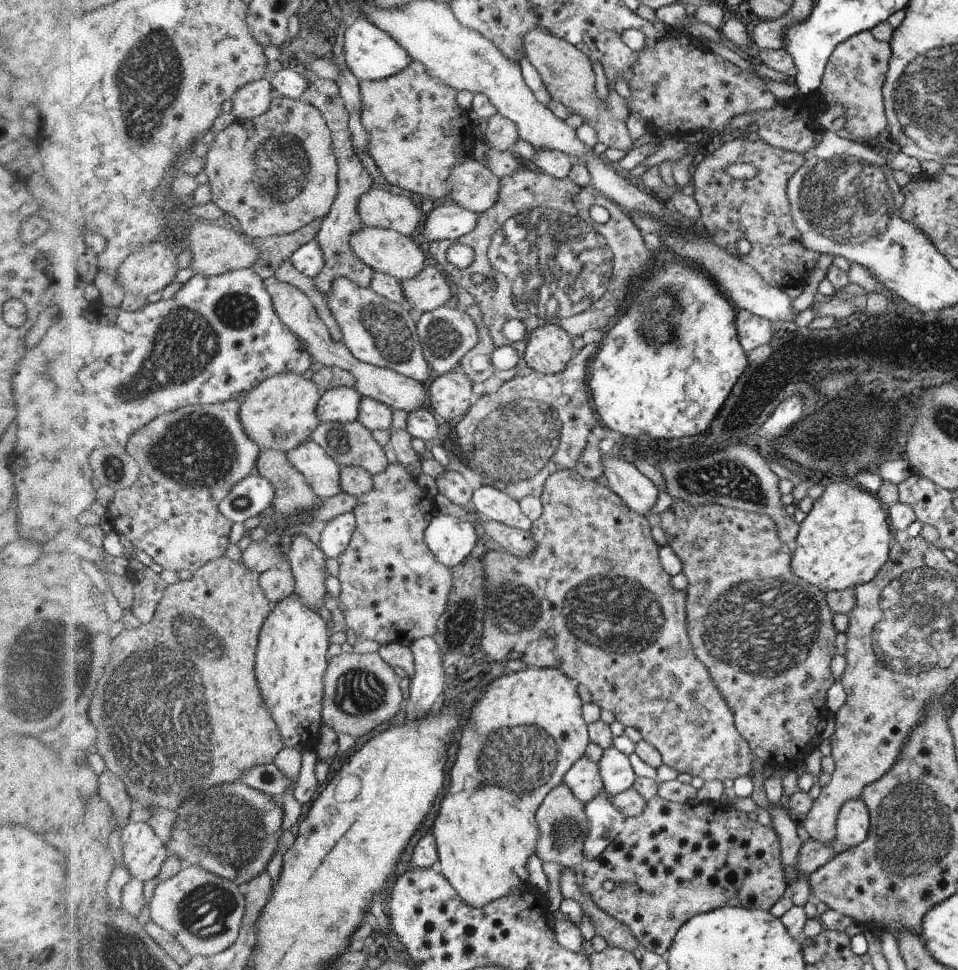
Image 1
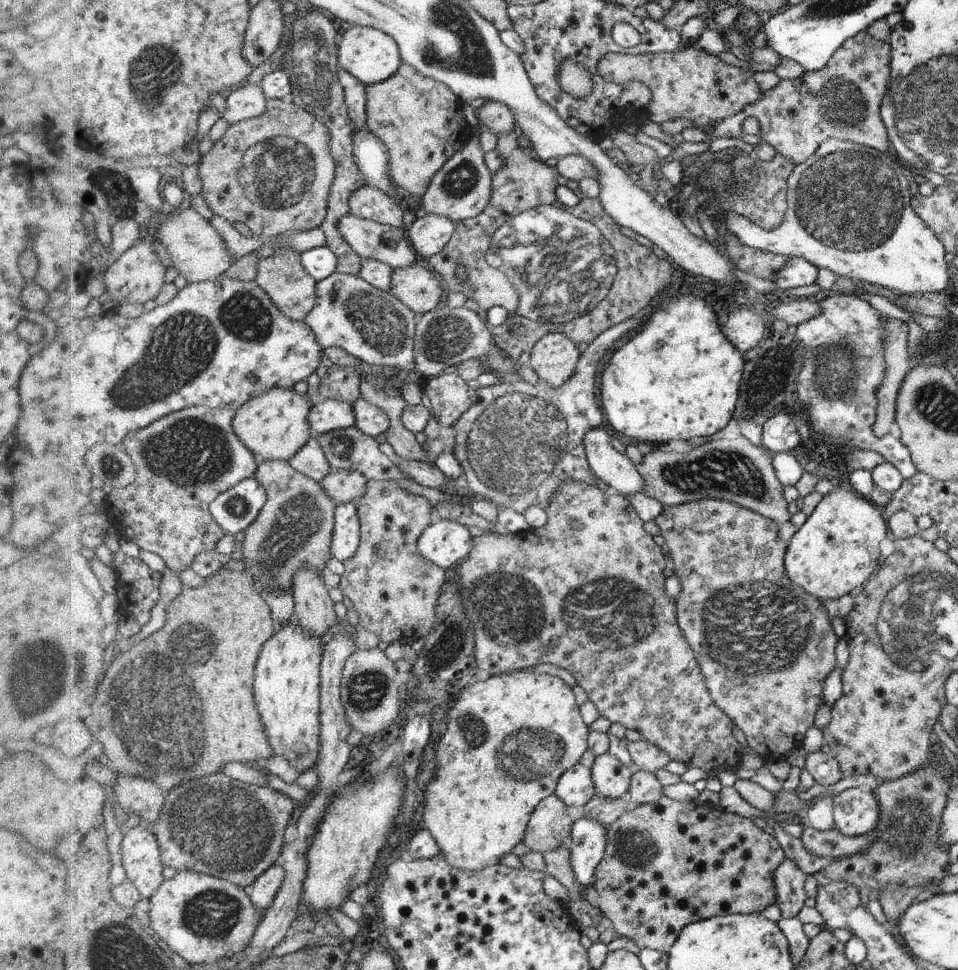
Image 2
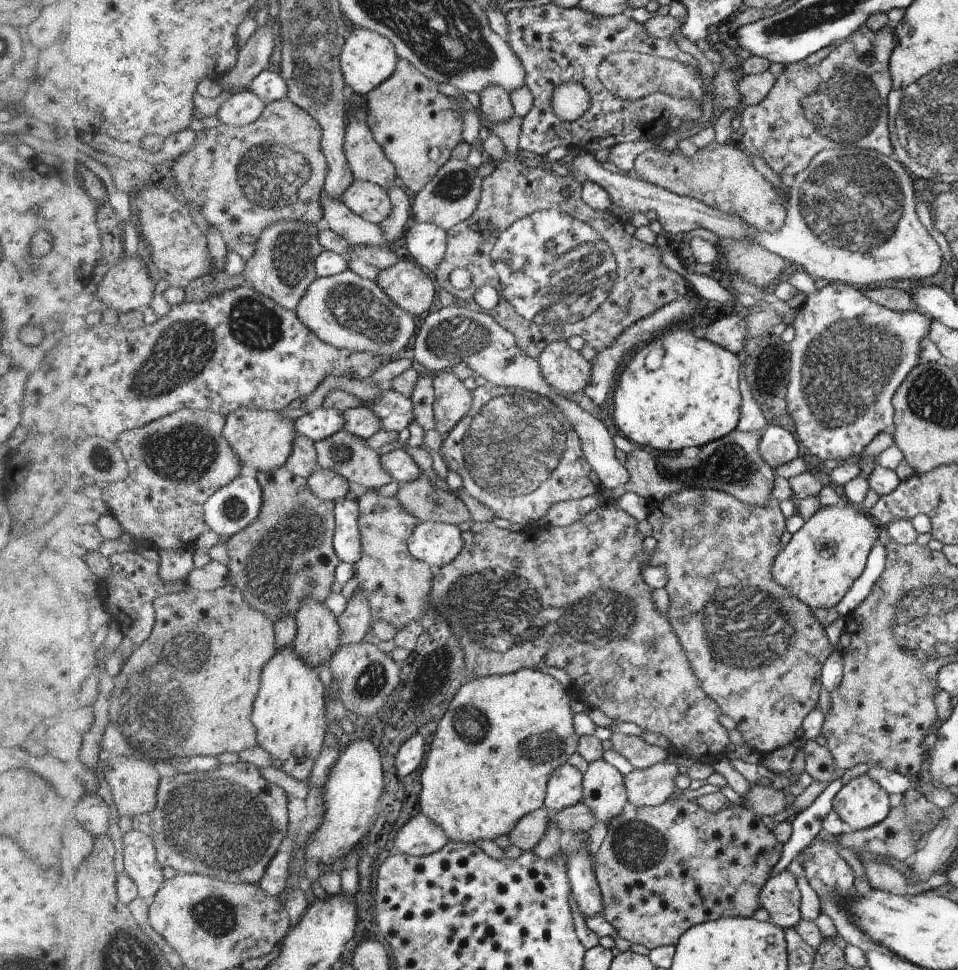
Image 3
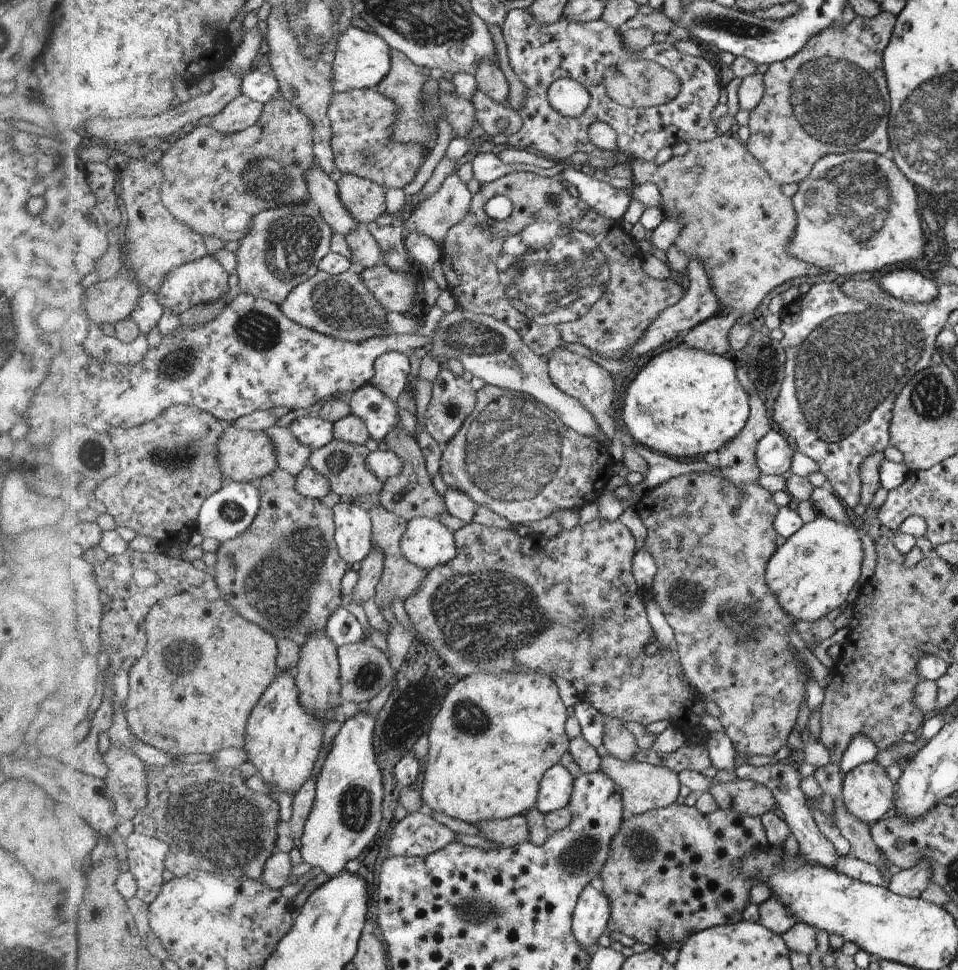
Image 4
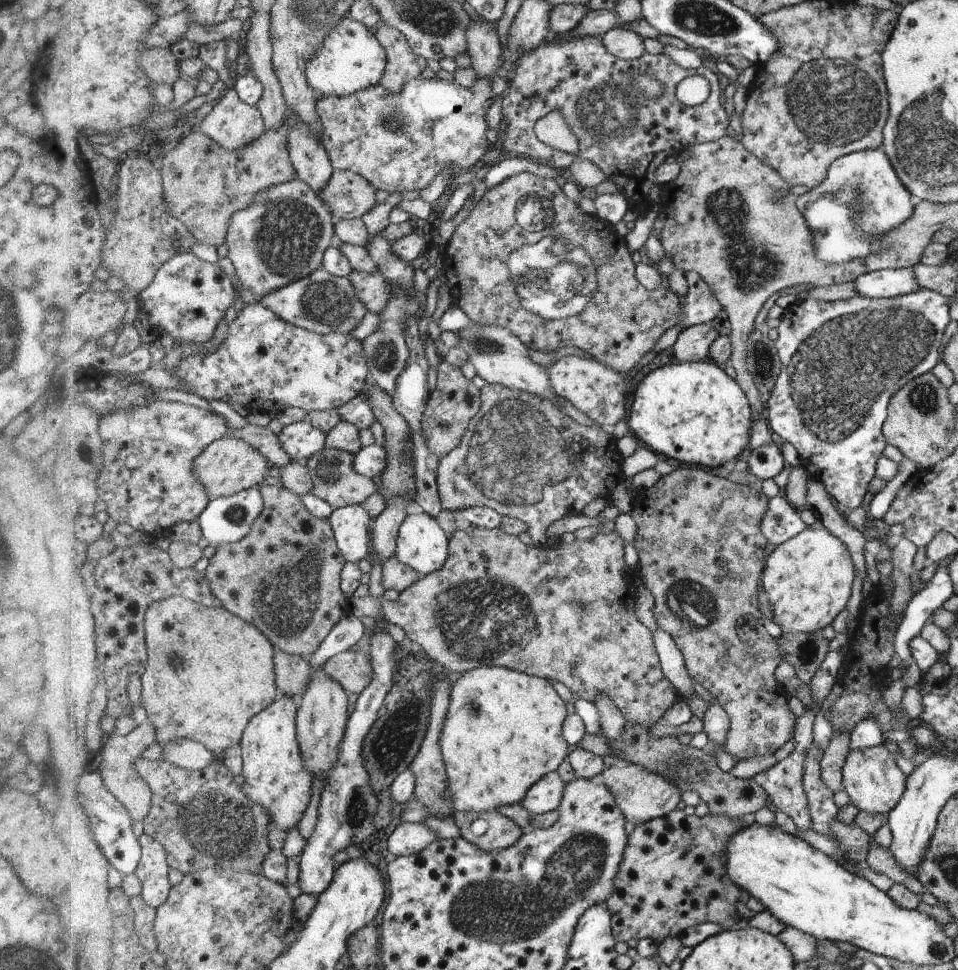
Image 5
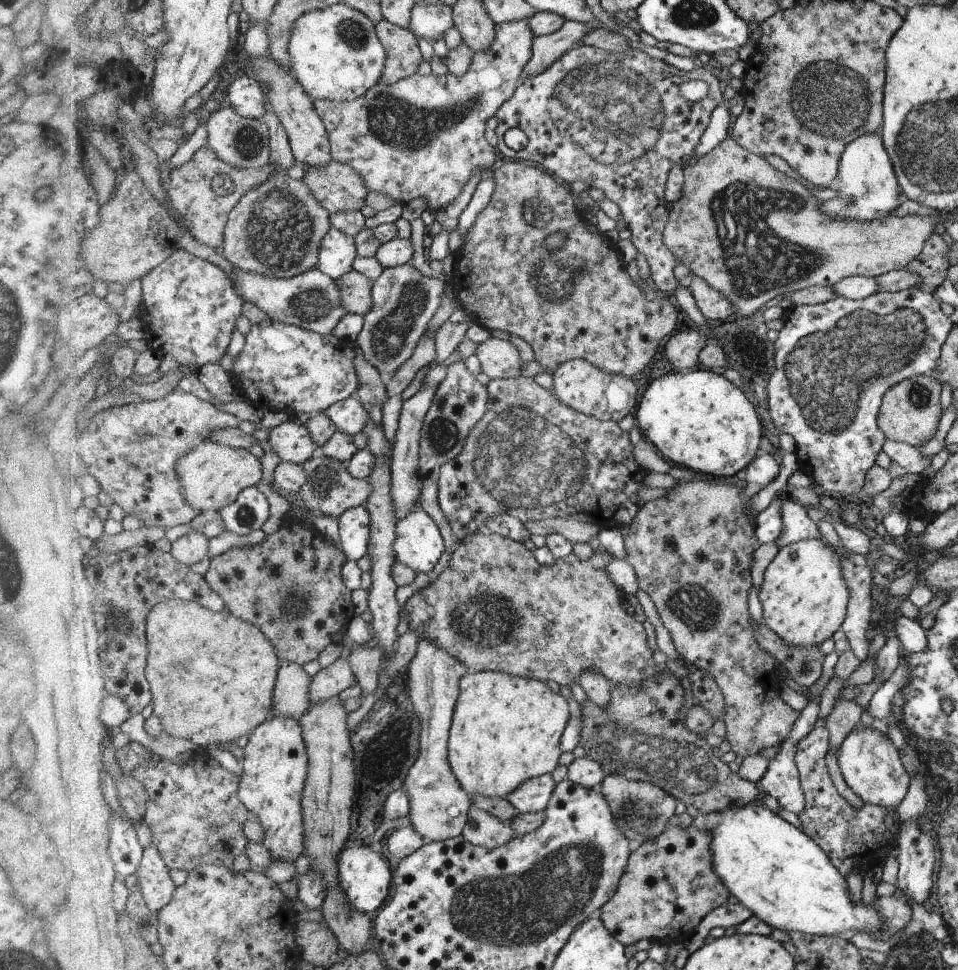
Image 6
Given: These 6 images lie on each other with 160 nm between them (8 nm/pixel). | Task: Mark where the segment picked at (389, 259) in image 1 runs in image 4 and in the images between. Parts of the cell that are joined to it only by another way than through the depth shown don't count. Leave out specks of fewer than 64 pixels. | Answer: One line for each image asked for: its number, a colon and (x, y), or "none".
2: (370, 239)
3: (337, 216)
4: (323, 188)

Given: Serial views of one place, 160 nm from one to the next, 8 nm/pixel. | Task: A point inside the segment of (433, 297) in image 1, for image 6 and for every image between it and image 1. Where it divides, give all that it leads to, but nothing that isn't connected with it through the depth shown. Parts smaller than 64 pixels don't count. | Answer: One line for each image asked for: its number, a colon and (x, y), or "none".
2: (417, 285)
3: (411, 287)
4: (394, 290)
5: (374, 290)
6: (355, 288)

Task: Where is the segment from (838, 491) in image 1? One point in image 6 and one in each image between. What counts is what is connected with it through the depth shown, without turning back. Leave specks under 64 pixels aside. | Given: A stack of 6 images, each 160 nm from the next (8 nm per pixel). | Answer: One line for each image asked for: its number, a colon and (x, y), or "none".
2: (836, 551)
3: (821, 562)
4: (812, 574)
5: (808, 578)
6: (804, 597)

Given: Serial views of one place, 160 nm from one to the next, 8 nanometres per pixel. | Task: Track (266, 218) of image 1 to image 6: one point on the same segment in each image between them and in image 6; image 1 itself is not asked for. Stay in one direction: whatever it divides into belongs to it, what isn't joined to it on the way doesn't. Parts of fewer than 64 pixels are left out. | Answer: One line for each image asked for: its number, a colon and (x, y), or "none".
2: (274, 173)
3: (245, 179)
4: (218, 184)
5: (205, 184)
6: (207, 214)

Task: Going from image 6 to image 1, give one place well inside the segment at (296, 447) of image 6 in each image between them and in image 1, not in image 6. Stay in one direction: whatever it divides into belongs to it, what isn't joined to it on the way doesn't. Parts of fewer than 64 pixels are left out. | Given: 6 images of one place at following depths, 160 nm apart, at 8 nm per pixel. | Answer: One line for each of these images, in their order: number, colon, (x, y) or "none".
1: (340, 405)
2: (328, 415)
3: (321, 423)
4: (314, 432)
5: (302, 439)

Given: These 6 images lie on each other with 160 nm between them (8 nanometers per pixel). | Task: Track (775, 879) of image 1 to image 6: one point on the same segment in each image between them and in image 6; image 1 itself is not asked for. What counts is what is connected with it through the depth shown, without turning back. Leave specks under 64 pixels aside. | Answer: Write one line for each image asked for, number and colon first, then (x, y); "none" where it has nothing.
2: (667, 864)
3: (661, 870)
4: (674, 871)
5: (673, 876)
6: (668, 886)

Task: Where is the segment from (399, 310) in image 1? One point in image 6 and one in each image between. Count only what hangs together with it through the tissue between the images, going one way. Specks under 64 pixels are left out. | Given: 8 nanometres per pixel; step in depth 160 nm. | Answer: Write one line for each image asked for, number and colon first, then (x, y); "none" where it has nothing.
2: (371, 324)
3: (346, 310)
4: (342, 306)
5: (323, 303)
6: (312, 300)

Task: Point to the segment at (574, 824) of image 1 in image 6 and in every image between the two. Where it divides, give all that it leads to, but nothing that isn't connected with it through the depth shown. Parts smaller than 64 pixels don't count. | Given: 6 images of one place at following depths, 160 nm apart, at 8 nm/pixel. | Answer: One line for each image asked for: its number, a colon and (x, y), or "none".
2: (550, 826)
3: (531, 829)
4: (513, 830)
5: (491, 831)
6: (482, 828)

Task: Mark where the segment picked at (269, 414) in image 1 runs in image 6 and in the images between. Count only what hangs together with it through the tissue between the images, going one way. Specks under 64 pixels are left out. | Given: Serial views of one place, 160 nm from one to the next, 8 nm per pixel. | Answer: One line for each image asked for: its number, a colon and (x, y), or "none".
2: (276, 426)
3: (264, 440)
4: (246, 456)
5: (229, 466)
6: (213, 476)

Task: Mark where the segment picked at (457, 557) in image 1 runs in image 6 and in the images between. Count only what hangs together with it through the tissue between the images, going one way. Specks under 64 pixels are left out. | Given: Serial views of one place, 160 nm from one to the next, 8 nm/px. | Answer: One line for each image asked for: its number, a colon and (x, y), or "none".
2: (445, 543)
3: (437, 543)
4: (428, 543)
5: (421, 543)
6: (419, 544)

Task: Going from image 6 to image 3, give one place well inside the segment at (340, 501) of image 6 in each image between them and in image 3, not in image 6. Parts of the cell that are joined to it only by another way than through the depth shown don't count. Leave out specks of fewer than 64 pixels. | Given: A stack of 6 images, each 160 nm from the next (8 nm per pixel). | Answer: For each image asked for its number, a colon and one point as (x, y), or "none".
3: (351, 457)
4: (345, 467)
5: (335, 480)

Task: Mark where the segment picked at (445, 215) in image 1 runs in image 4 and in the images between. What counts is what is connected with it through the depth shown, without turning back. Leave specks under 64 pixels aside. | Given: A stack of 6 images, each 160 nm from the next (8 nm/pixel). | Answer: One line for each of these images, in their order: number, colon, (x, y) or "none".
2: (428, 234)
3: (426, 242)
4: (423, 249)

